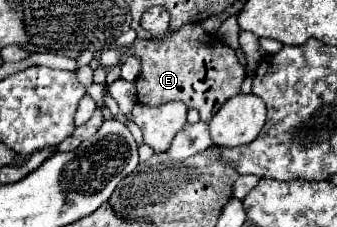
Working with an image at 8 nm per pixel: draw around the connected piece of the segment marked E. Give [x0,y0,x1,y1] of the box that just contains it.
[129,23,245,121]

